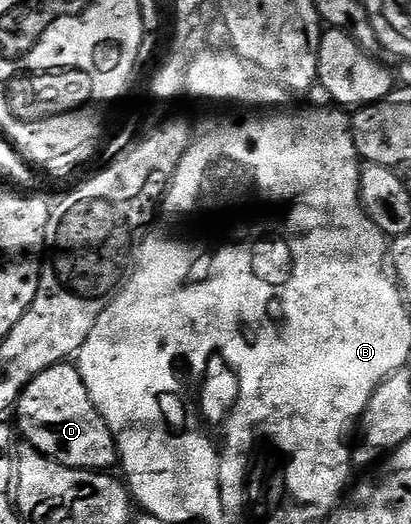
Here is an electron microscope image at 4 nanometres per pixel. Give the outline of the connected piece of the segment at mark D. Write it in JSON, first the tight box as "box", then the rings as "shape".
{"box":[27,367,122,473],"shape":[[[60,367],[52,373],[45,374],[31,390],[27,403],[27,441],[34,452],[61,467],[76,469],[79,473],[115,473],[122,466],[121,451],[109,427],[105,427],[101,415],[93,411],[93,403],[89,403],[85,387],[81,387],[78,372],[71,370],[70,373],[67,367]]]}

